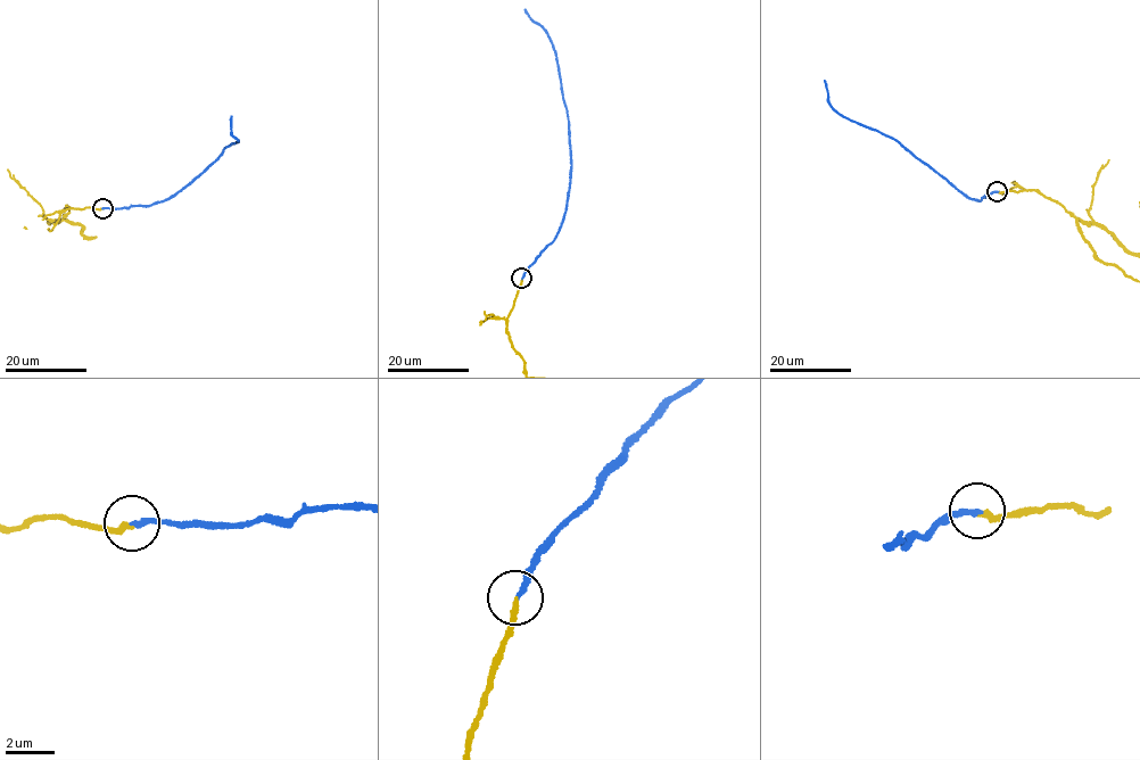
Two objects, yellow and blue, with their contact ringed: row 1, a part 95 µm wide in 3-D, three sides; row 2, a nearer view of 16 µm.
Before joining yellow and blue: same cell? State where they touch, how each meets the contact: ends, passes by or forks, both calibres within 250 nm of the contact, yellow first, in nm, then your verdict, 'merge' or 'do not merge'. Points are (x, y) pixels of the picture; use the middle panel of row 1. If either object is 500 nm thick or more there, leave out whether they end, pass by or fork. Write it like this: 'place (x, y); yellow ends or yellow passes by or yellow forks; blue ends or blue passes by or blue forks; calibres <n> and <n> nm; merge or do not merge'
place (521, 278); yellow ends; blue ends; calibres 200 and 220 nm; merge

